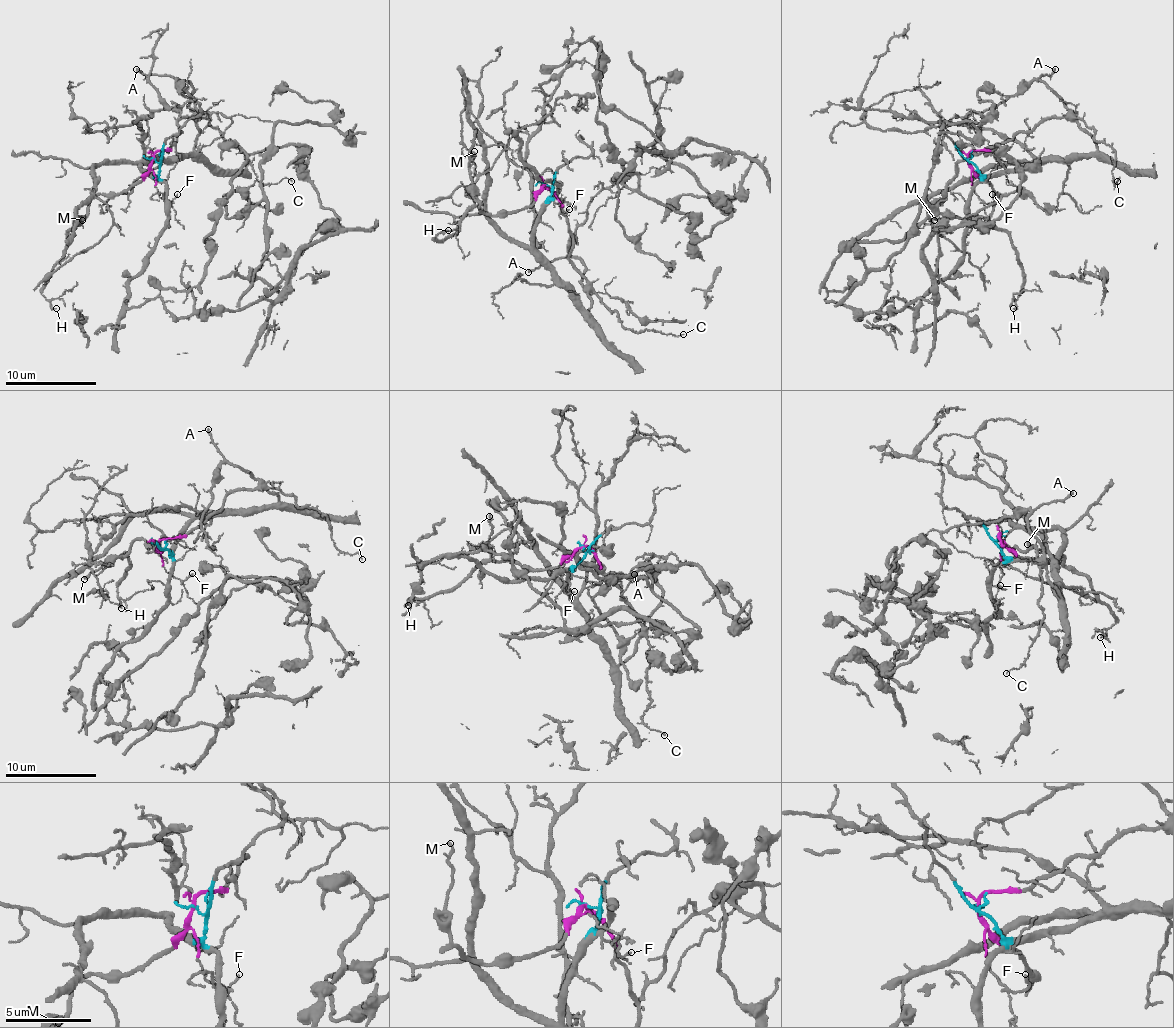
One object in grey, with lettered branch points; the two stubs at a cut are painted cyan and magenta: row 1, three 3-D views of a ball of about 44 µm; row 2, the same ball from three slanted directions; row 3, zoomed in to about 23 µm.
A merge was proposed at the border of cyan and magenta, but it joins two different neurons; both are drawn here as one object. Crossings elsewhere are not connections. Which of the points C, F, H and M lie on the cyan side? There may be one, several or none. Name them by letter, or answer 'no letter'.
no letter

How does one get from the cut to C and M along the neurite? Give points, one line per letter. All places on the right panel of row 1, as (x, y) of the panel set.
C: (967, 157), (1030, 132), (1048, 118), (1080, 118), (1094, 130), (1096, 141), (1112, 148), (1116, 182)
M: (967, 157), (969, 166), (999, 196), (989, 214), (980, 218), (935, 220)

